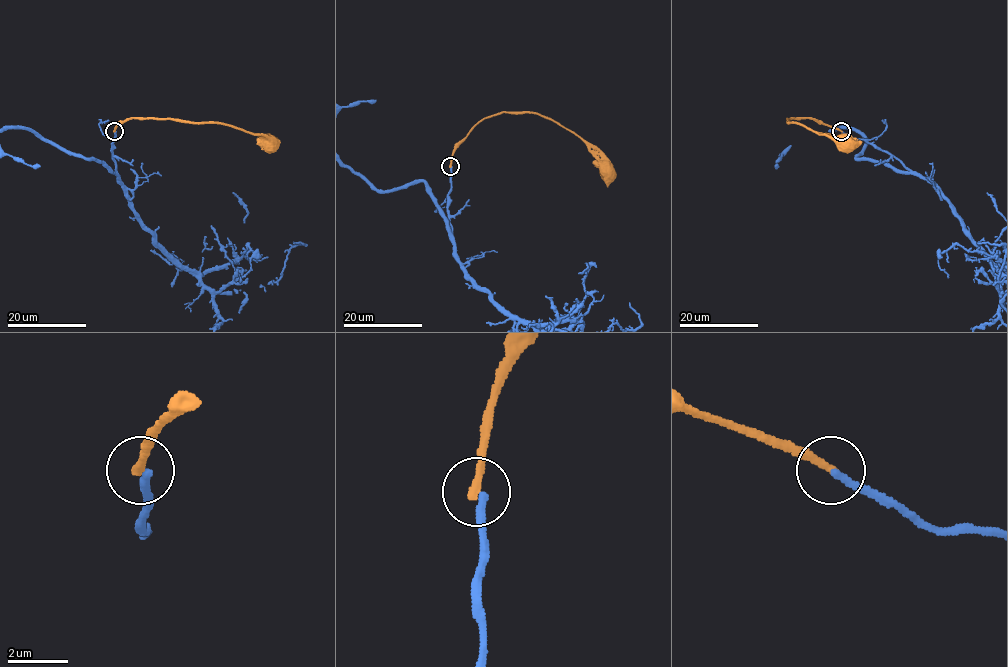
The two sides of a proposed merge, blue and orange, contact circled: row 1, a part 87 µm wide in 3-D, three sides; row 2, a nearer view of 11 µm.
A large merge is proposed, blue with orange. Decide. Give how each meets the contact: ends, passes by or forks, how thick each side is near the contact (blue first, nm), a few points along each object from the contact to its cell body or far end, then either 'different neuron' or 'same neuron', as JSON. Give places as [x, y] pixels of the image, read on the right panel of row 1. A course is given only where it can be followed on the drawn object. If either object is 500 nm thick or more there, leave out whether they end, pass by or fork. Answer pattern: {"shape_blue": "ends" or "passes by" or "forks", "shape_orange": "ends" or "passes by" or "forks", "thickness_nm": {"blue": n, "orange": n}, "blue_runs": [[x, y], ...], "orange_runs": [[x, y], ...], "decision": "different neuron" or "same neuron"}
{"shape_blue": "ends", "shape_orange": "ends", "thickness_nm": {"blue": 240, "orange": 280}, "orange_runs": [[841, 131], [810, 118], [787, 119], [787, 122], [797, 122], [817, 132], [828, 133], [839, 147], [844, 144]], "decision": "different neuron"}

